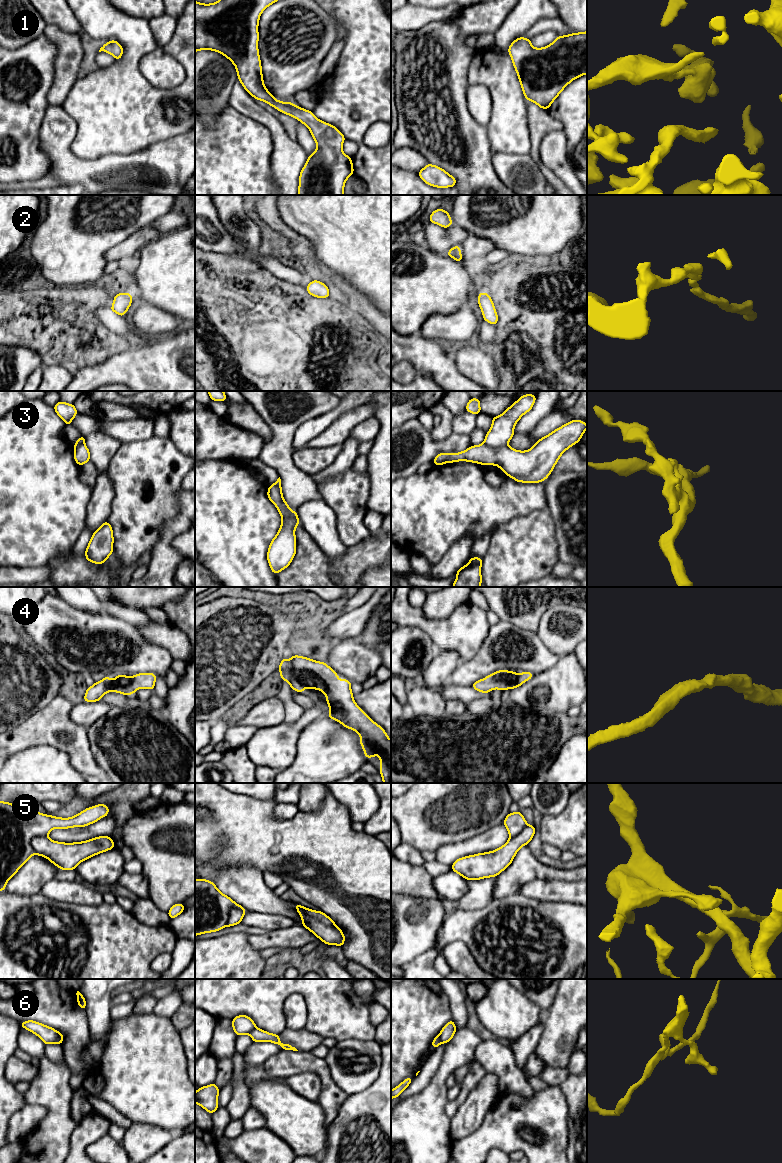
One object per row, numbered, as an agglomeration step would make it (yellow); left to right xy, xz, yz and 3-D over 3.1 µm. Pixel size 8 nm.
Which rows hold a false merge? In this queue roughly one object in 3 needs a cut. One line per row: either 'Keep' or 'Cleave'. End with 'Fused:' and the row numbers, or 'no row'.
1: Keep
2: Keep
3: Cleave
4: Keep
5: Keep
6: Cleave
Fused: 3, 6

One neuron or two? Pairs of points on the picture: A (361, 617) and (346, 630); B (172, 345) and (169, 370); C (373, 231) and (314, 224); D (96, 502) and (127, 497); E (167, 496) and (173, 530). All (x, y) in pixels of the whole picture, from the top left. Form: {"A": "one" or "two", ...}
{"A": "one", "B": "one", "C": "one", "D": "two", "E": "two"}

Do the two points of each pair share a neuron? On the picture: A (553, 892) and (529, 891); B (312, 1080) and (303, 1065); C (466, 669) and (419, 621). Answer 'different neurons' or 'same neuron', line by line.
A: same neuron
B: different neurons
C: different neurons

